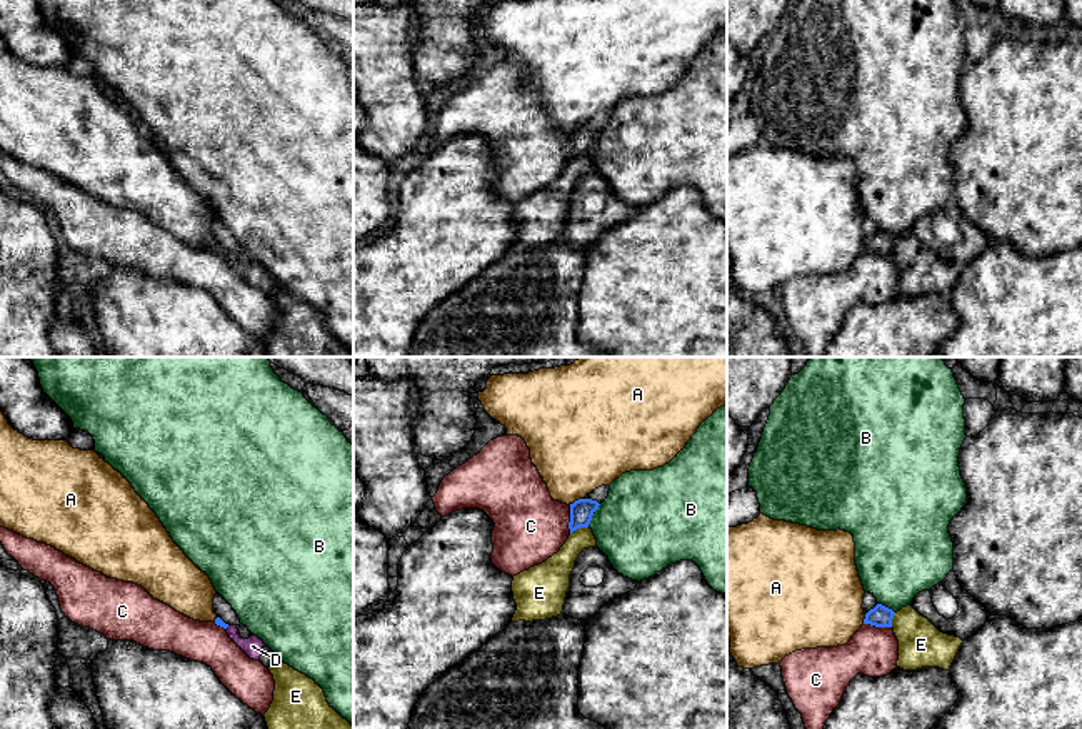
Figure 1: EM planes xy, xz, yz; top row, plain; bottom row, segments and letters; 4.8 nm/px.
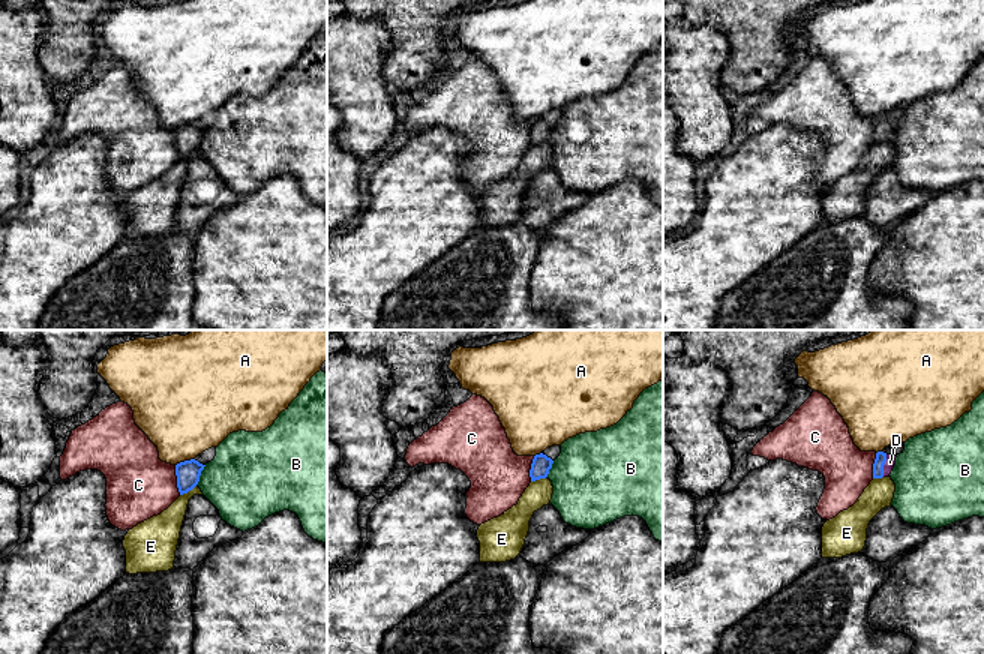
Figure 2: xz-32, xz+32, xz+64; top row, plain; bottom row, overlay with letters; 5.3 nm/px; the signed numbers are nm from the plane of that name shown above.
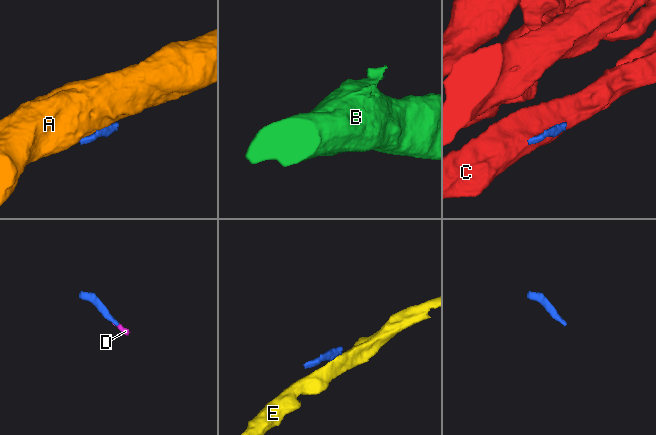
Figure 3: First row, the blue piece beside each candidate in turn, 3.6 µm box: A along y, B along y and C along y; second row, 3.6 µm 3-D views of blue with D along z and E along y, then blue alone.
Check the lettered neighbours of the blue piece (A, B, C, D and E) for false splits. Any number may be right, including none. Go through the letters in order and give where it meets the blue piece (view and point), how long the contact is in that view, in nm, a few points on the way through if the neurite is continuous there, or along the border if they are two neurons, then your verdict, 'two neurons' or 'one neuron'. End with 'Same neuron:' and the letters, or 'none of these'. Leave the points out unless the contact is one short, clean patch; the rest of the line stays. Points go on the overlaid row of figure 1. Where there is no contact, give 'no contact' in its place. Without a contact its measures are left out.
A: xz (576, 501) | 70 nm | two neurons
B: yz (884, 606) | 100 nm | two neurons
C: xz (571, 519) | 140 nm | two neurons
D: no contact | one neuron
E: xz (579, 527) | 100 nm | along xz (587, 526), (581, 526), (571, 534) | two neurons
Same neuron: D

